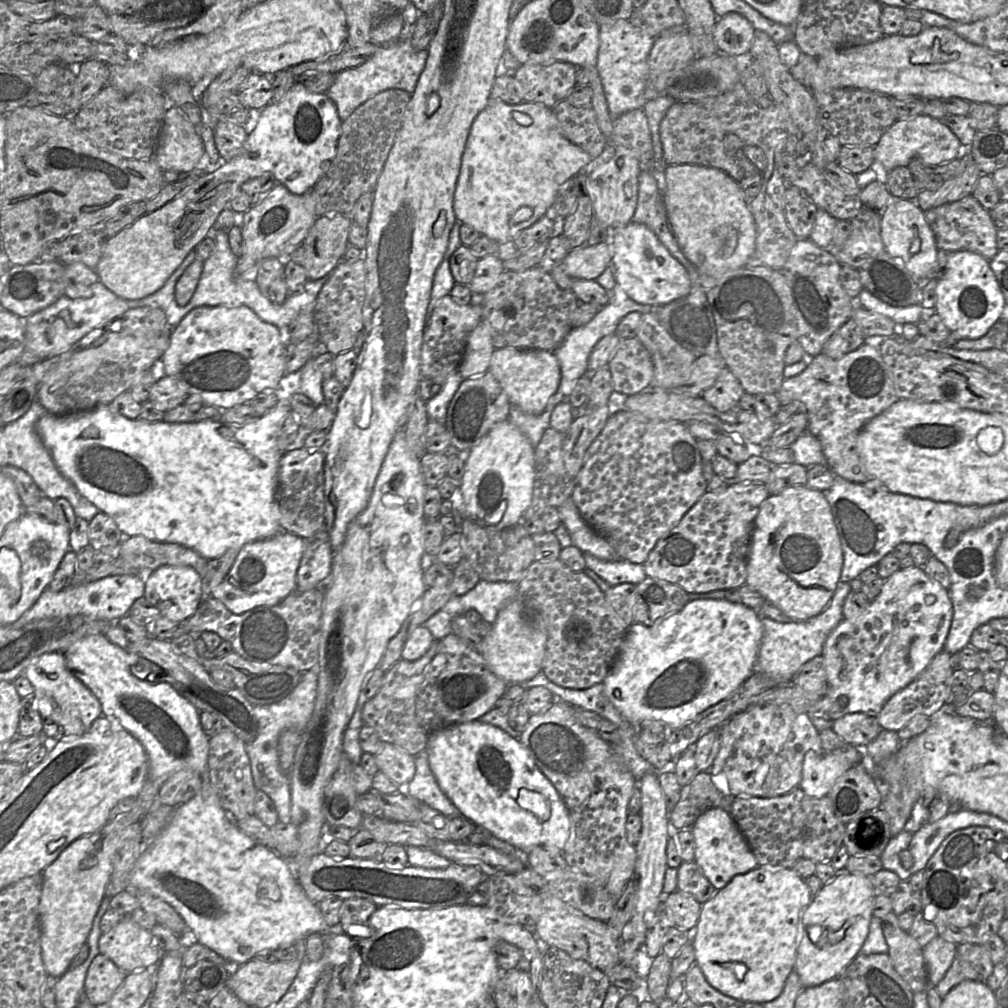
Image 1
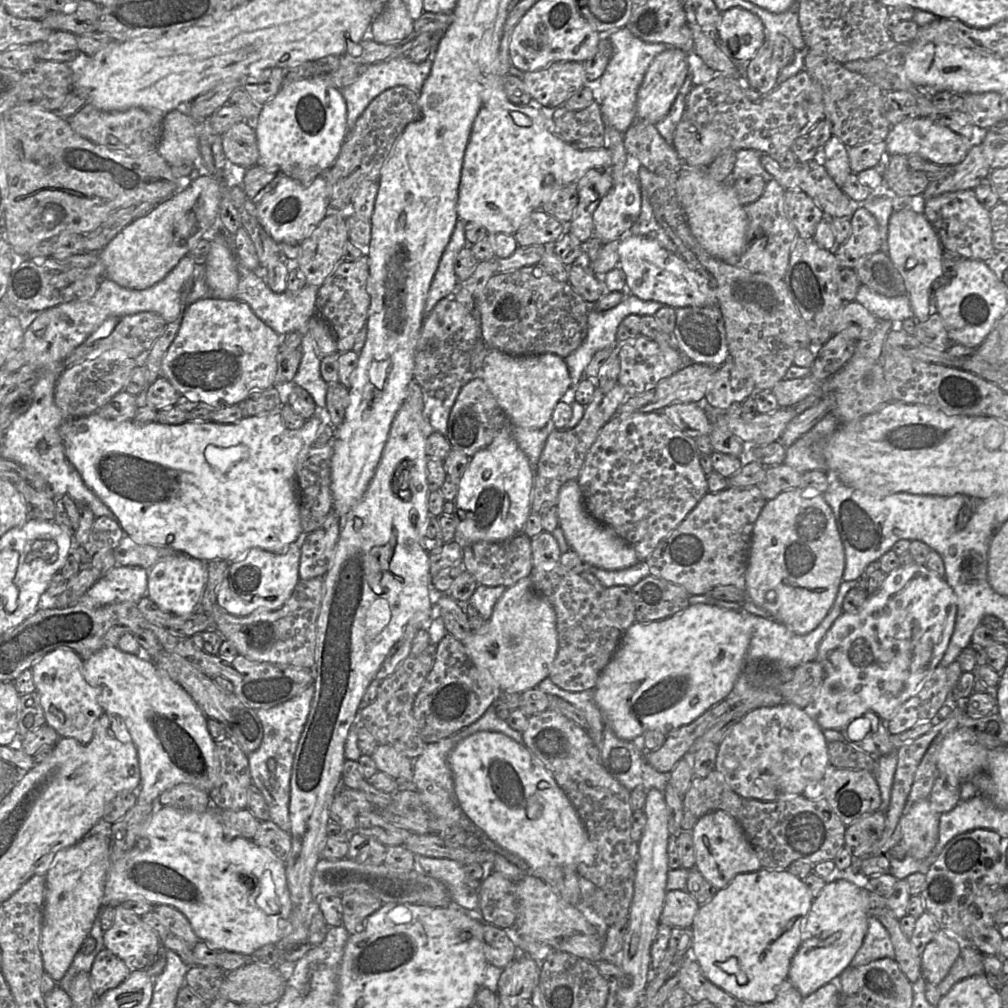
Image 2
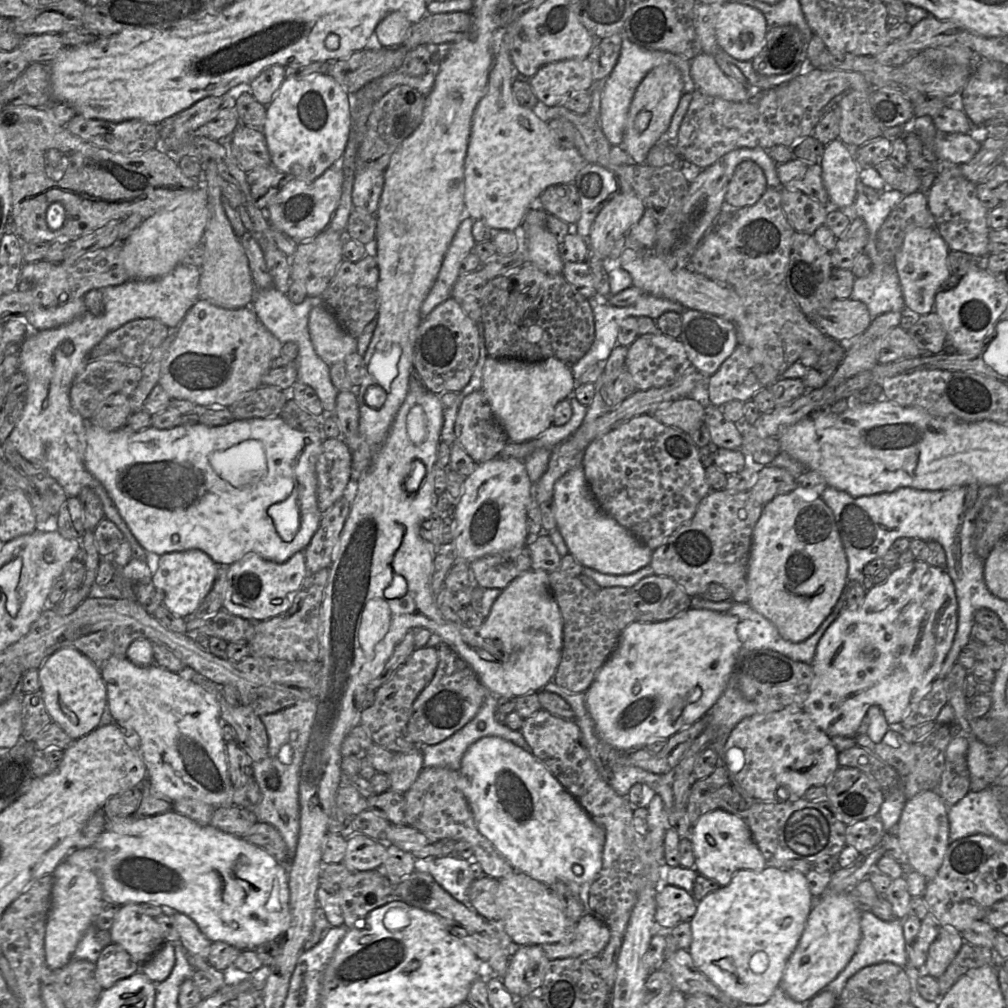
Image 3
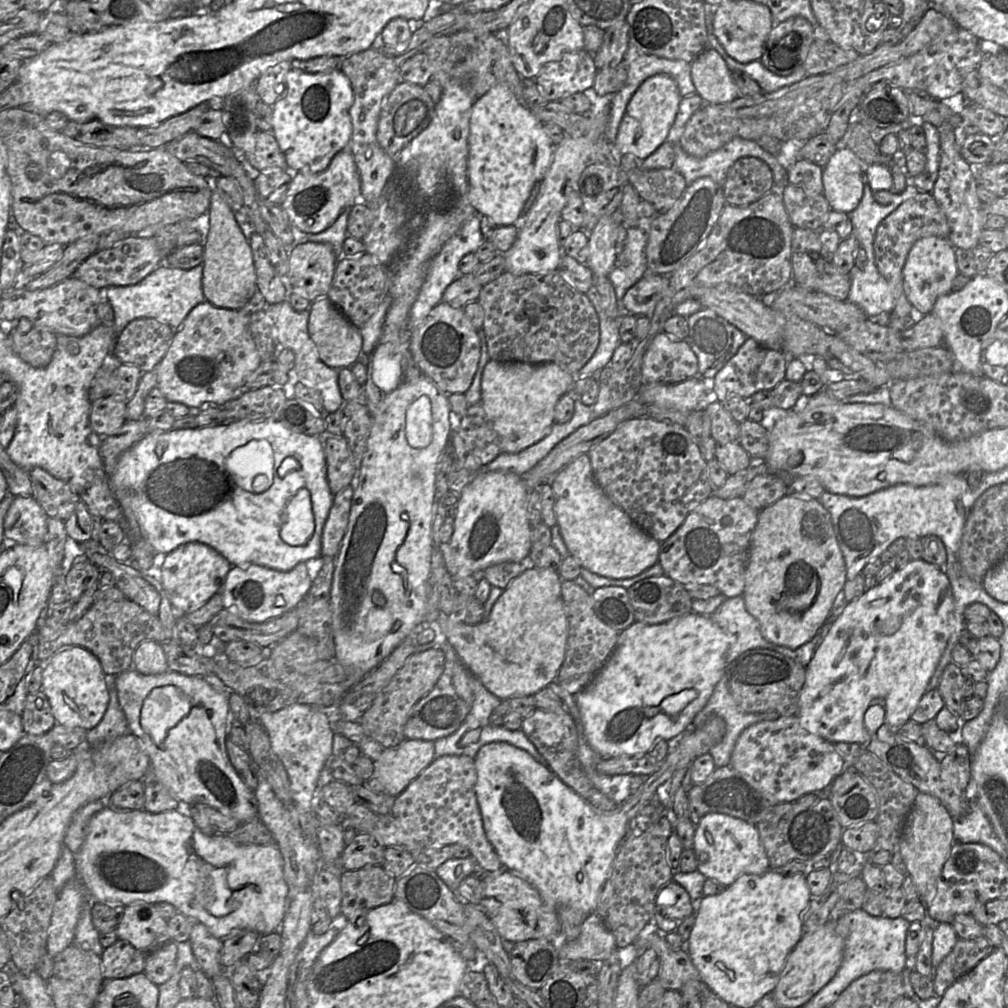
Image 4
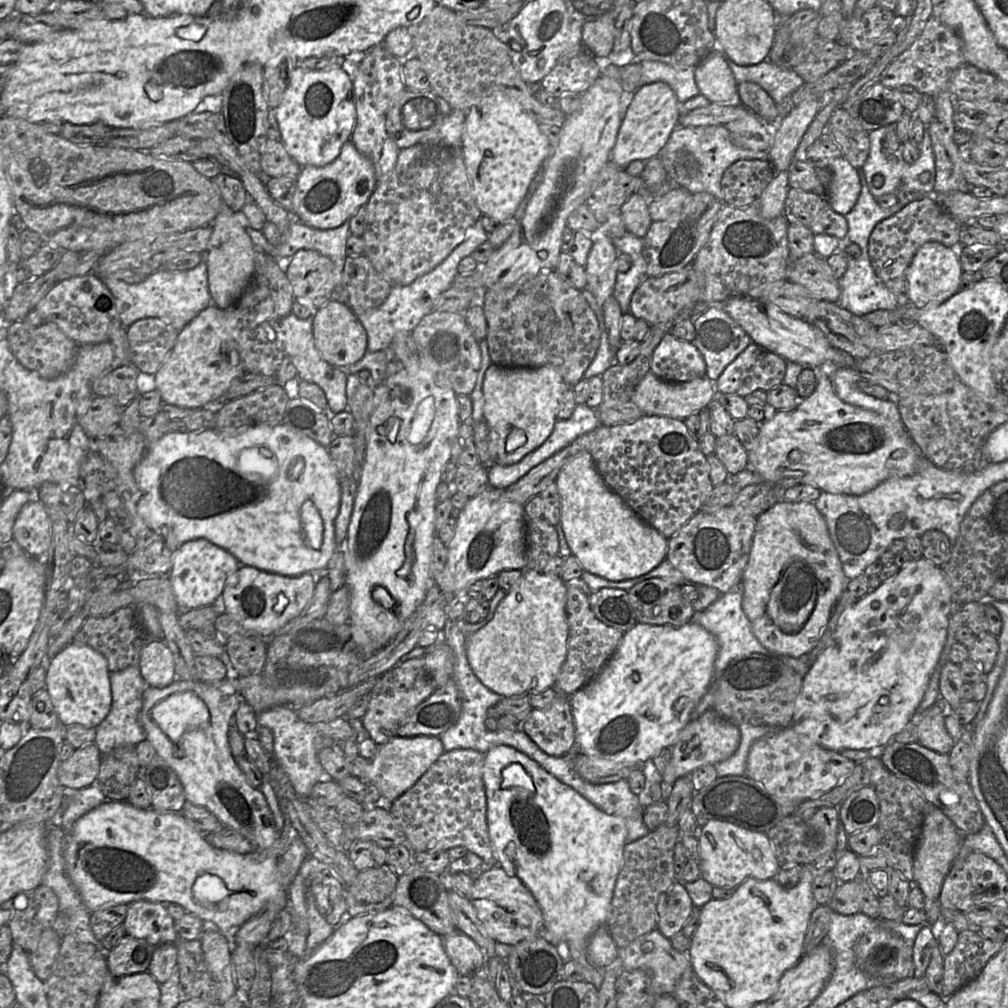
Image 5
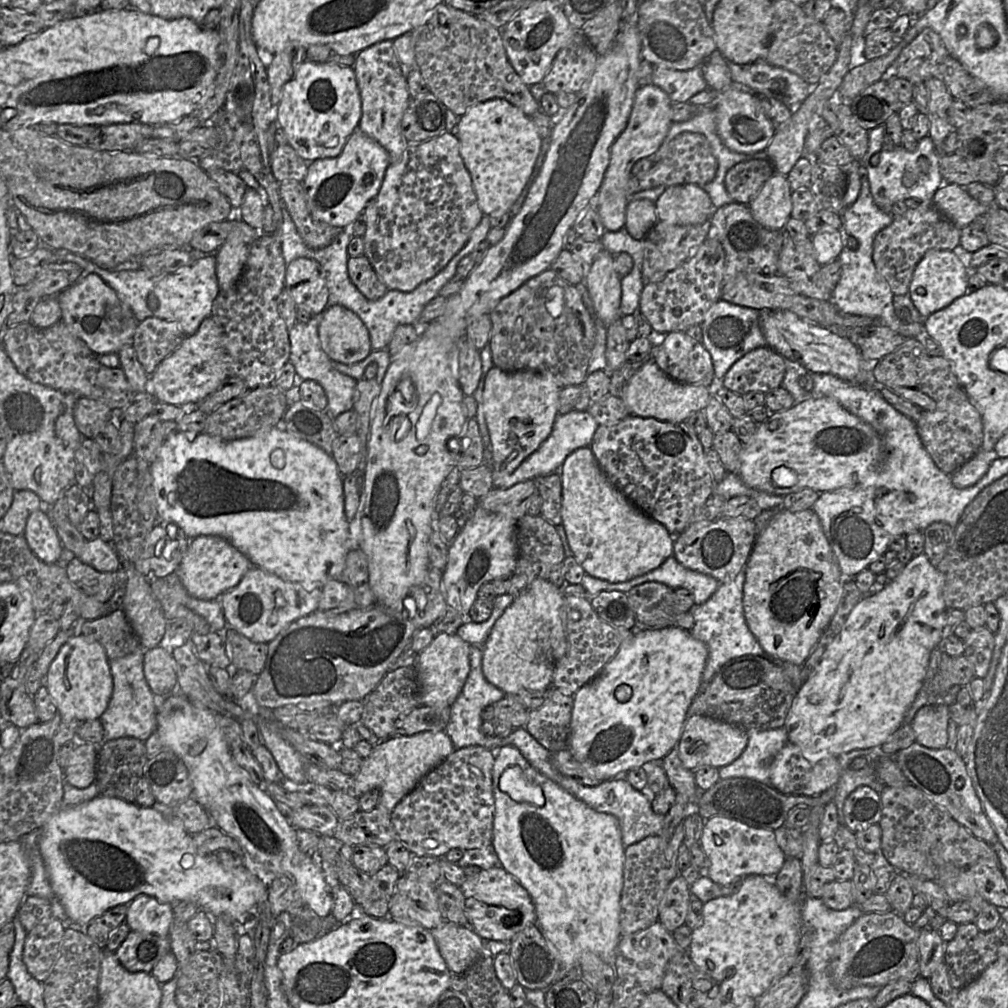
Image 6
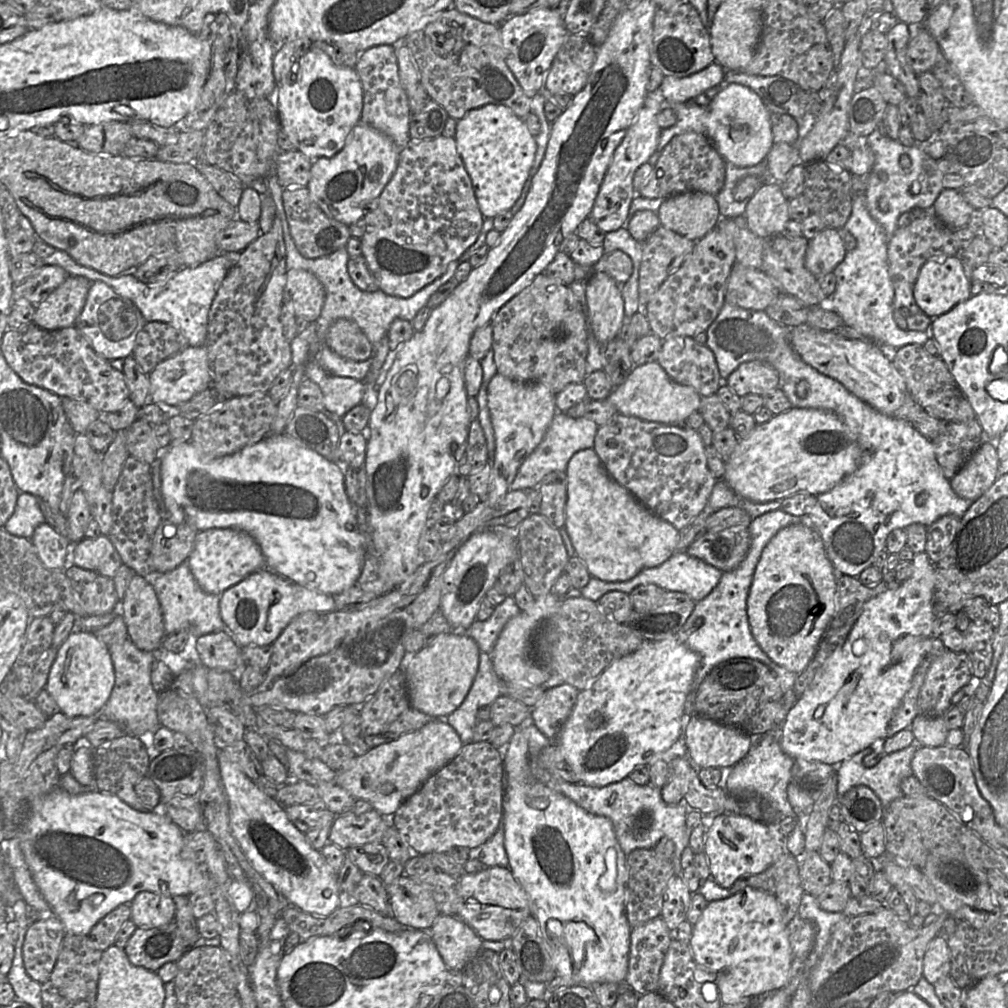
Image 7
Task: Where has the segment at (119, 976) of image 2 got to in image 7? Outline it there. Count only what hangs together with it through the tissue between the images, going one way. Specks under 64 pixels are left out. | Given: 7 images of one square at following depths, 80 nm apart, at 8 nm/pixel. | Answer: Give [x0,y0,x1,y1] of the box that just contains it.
[124,922,187,972]

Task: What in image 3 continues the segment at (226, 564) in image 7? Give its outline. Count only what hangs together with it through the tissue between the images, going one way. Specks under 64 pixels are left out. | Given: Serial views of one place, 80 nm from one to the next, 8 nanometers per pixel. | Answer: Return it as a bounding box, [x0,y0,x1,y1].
[152,549,219,617]

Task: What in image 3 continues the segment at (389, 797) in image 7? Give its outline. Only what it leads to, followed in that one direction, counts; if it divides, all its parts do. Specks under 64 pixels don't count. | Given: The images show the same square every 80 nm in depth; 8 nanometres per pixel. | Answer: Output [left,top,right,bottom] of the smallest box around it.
[388,748,423,793]

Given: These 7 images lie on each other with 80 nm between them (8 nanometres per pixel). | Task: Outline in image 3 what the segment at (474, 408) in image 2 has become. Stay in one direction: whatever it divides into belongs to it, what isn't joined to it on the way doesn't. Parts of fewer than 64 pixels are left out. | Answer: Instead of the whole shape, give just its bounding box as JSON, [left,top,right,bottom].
[454,389,510,463]

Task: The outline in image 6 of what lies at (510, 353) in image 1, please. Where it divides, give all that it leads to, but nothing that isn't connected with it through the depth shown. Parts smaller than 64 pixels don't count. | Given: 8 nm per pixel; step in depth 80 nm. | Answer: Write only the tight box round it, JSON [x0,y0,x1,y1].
[483,366,562,480]

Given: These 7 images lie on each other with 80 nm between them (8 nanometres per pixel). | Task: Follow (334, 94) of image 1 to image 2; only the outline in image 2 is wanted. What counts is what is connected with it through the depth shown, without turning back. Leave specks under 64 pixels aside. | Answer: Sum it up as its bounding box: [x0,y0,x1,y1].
[339,53,433,131]

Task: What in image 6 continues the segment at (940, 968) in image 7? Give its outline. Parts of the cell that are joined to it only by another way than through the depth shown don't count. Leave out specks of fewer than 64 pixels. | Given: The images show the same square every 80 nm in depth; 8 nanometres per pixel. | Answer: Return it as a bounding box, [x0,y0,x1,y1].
[918,927,946,980]

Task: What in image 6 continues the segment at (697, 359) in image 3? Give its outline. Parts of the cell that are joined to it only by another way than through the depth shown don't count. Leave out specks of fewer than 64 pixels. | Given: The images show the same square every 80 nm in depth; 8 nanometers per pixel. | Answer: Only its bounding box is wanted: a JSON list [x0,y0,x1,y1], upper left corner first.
[700,299,766,385]

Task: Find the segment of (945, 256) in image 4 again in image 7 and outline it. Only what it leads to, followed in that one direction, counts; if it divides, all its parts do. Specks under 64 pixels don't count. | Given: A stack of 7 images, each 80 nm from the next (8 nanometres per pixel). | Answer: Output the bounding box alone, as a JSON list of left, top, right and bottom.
[913,255,971,318]

